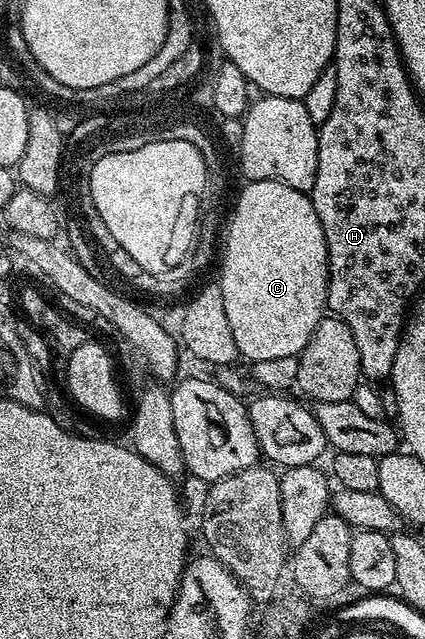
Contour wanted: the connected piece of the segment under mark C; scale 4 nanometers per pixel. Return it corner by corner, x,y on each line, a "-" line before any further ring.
250,181
249,186
244,188
239,201
236,204
237,216
233,220
233,228
230,233
228,257
225,259
225,276
224,276
224,288
223,291
223,307
227,307
227,320
231,323
231,332
235,334
235,347
238,354
242,358
246,357
249,363
254,361
266,361
267,359
283,359
284,357
297,357
303,351
303,347
307,347
307,343
311,339
311,335
315,331
315,327
319,327
322,317
327,313
327,291
329,290
329,256
327,255
327,243
325,242
325,236
323,235
323,227
319,223
319,215
315,215
315,207
313,206
313,199
310,194
300,193
295,191
295,187
287,187
287,183
279,183
278,181

